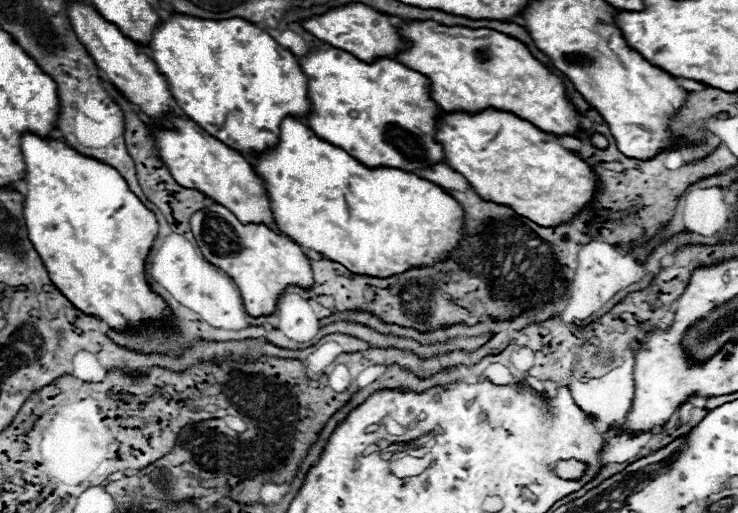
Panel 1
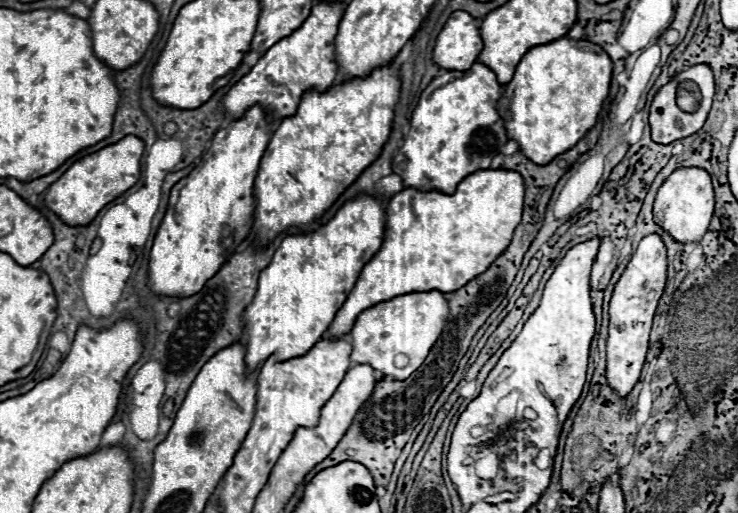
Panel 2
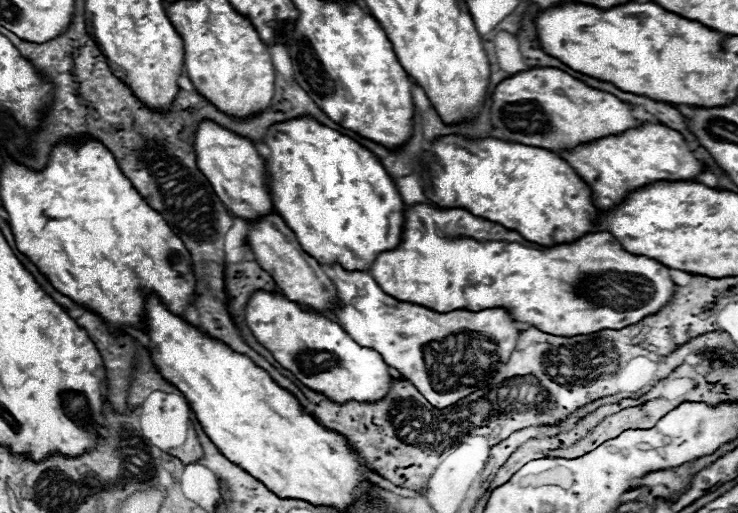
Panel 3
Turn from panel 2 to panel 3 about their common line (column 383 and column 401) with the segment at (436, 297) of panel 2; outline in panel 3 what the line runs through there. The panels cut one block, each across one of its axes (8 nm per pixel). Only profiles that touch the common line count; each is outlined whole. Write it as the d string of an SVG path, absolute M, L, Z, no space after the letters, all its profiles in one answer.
M334 264L332 268L326 268L326 274L336 284L338 298L344 304L344 308L336 312L338 324L360 346L376 350L386 360L388 366L400 370L402 378L412 382L424 394L424 398L440 410L456 404L458 400L466 398L474 390L486 388L486 374L492 374L500 368L500 364L506 364L518 342L518 336L520 336L520 330L516 326L518 322L512 320L512 316L504 308L490 308L482 312L452 310L452 312L440 314L424 306L400 302L388 296L368 272L348 272L342 266Z

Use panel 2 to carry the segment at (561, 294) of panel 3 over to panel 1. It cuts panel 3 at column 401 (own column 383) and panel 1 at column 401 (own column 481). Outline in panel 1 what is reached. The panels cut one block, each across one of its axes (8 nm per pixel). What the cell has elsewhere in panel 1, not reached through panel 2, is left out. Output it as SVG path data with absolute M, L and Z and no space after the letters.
M290 116L280 124L280 144L272 152L258 156L254 170L266 182L278 230L298 246L312 248L332 258L332 262L348 266L354 274L390 278L410 268L434 266L444 262L466 238L464 208L438 184L398 168L366 168L342 148L324 142L308 126Z

